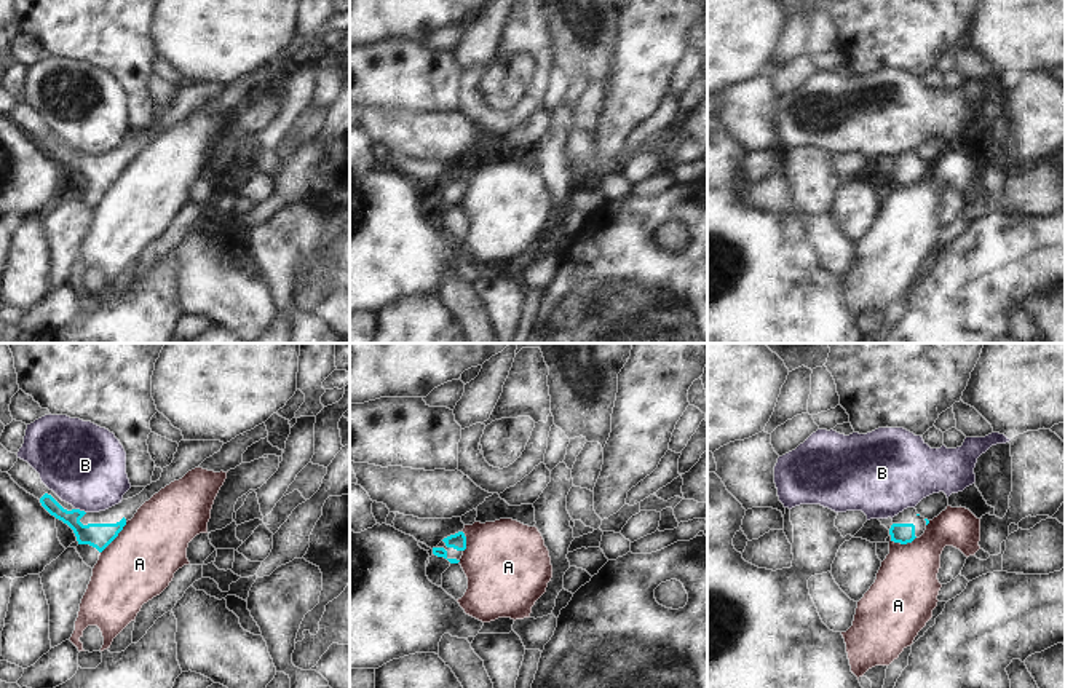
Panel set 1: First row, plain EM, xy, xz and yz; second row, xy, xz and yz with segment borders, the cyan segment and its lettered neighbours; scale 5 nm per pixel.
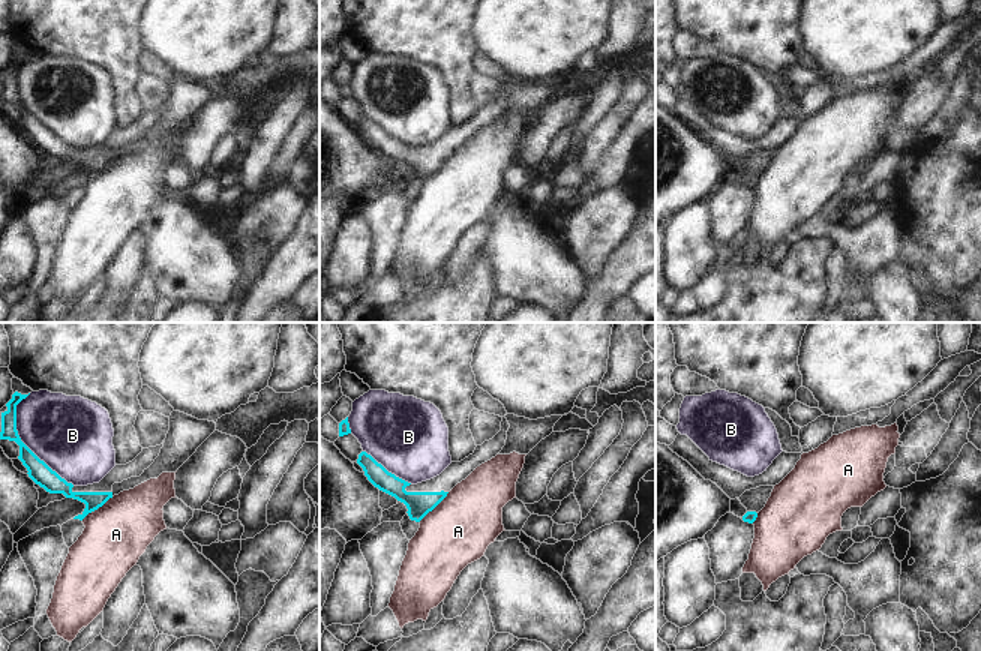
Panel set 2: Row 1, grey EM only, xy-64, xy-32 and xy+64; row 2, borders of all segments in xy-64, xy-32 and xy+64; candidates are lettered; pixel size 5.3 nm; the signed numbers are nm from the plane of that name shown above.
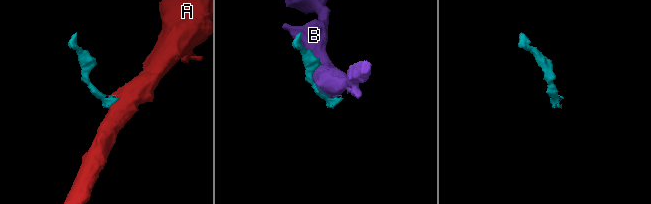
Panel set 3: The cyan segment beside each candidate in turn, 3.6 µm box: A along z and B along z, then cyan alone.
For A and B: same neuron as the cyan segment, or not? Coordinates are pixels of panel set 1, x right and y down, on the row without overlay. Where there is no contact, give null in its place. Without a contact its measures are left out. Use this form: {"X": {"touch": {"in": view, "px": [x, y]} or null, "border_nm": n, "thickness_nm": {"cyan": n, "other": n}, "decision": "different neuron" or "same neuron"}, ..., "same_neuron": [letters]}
{"A": {"touch": {"in": "xy", "px": [115, 179]}, "border_nm": 200, "thickness_nm": {"cyan": 130, "other": 360}, "decision": "different neuron"}, "B": {"touch": {"in": "xy", "px": [79, 152]}, "border_nm": 60, "thickness_nm": {"cyan": 130, "other": 420}, "decision": "different neuron"}, "same_neuron": []}

